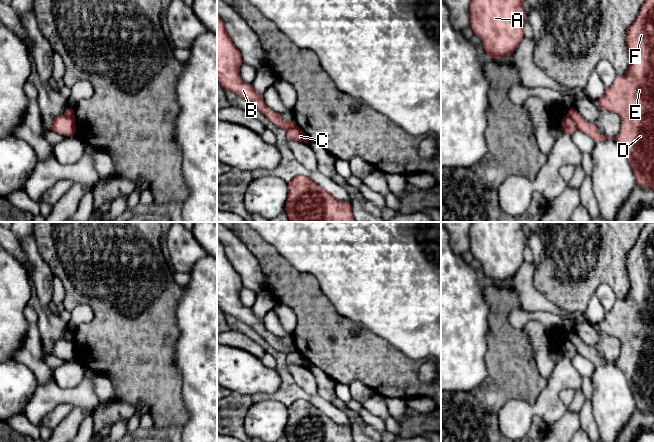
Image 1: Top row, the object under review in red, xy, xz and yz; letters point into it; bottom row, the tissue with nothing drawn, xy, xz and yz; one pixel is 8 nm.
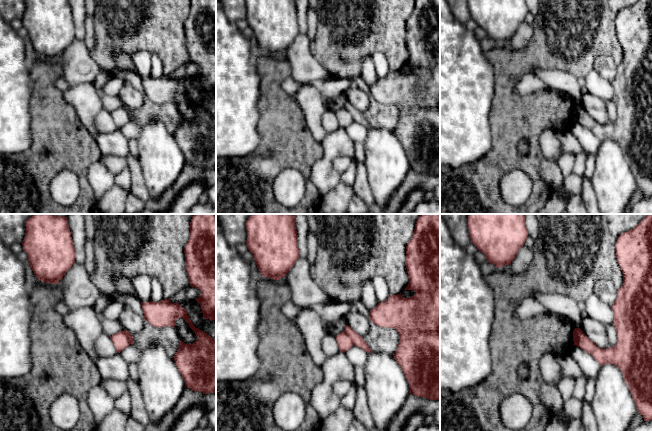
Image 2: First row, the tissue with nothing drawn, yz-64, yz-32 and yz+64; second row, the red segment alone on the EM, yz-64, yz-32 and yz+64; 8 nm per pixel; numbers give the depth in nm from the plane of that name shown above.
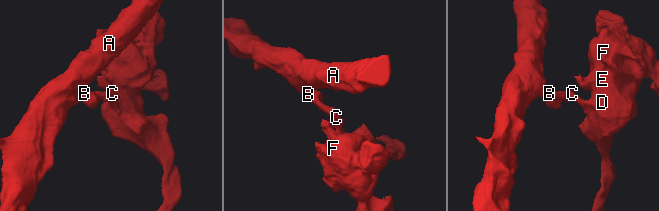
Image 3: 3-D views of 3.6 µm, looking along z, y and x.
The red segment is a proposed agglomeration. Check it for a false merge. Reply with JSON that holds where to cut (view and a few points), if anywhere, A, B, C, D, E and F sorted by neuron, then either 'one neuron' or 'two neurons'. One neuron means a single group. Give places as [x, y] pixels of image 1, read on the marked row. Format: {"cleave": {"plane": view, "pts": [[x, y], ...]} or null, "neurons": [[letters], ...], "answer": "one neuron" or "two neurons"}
{"cleave": {"plane": "yz", "pts": [[567, 114], [577, 128]]}, "neurons": [["A", "B"], ["C", "D", "E", "F"]], "answer": "two neurons"}

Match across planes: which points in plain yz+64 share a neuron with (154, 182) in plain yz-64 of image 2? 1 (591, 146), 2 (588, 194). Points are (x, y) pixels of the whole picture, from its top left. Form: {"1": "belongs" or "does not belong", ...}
{"1": "does not belong", "2": "does not belong"}

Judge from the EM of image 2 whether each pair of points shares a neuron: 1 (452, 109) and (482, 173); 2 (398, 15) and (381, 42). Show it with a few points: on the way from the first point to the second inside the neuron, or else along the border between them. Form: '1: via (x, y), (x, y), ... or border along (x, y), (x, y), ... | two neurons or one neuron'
1: border along (492, 143), (492, 148), (485, 155), (454, 168) | two neurons
2: via (391, 22), (381, 32), (381, 35) | one neuron

